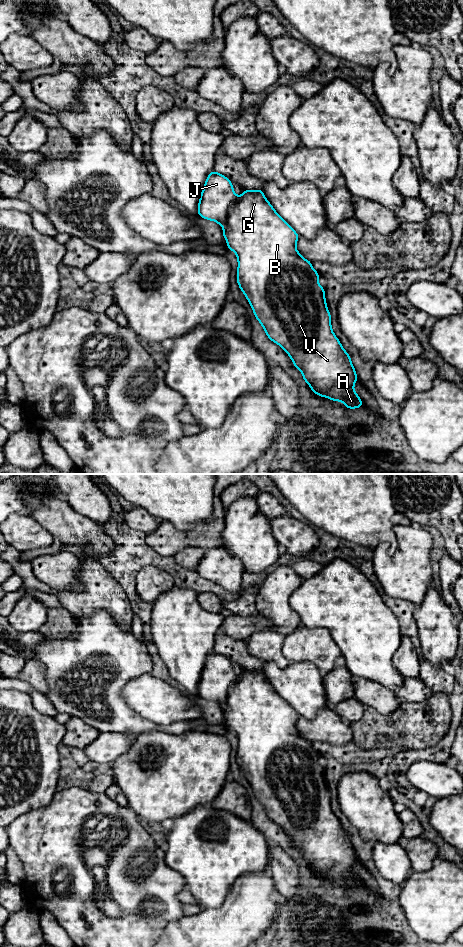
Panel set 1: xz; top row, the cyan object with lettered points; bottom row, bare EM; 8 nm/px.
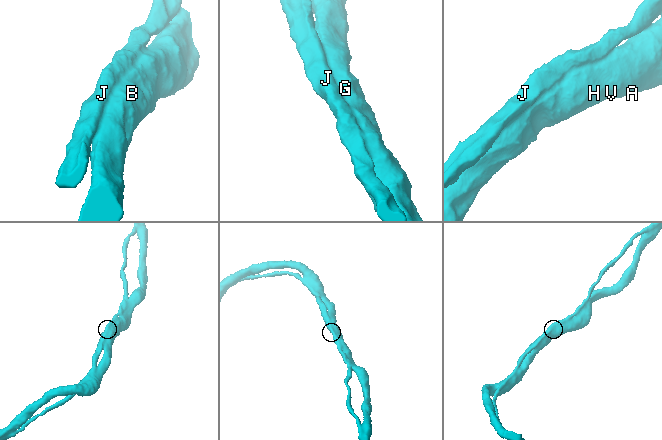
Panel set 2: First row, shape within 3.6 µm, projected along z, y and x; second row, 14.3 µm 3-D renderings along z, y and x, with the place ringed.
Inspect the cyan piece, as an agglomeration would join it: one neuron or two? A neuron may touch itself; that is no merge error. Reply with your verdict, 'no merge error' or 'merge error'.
no merge error

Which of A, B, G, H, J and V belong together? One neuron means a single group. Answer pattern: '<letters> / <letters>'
A B G H J V

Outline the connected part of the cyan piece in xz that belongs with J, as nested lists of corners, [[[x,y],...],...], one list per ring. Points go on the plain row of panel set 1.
[[[213,650],[208,655],[200,676],[200,680],[198,683],[198,696],[207,700],[215,701],[219,705],[223,706],[223,717],[227,721],[227,728],[234,731],[238,739],[238,749],[236,754],[237,763],[240,767],[240,770],[244,773],[248,782],[250,783],[255,798],[261,803],[268,818],[276,824],[280,825],[284,829],[284,831],[291,837],[291,840],[295,845],[295,848],[302,851],[303,860],[309,864],[311,870],[315,874],[321,877],[327,877],[332,881],[342,881],[348,889],[363,887],[362,880],[359,878],[358,874],[353,869],[353,866],[358,860],[358,857],[352,845],[351,838],[349,834],[344,830],[340,821],[335,816],[331,808],[331,794],[327,789],[327,783],[325,781],[325,771],[324,768],[318,763],[318,758],[320,754],[312,748],[312,742],[306,740],[299,734],[299,732],[296,729],[296,722],[299,718],[299,715],[284,699],[282,699],[277,694],[273,686],[268,682],[266,677],[264,676],[262,669],[243,670],[242,676],[237,677],[233,670],[232,662],[224,655],[217,653],[215,650]]]

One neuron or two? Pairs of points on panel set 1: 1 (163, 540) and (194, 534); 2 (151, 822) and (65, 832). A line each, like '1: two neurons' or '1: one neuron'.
1: one neuron
2: two neurons

